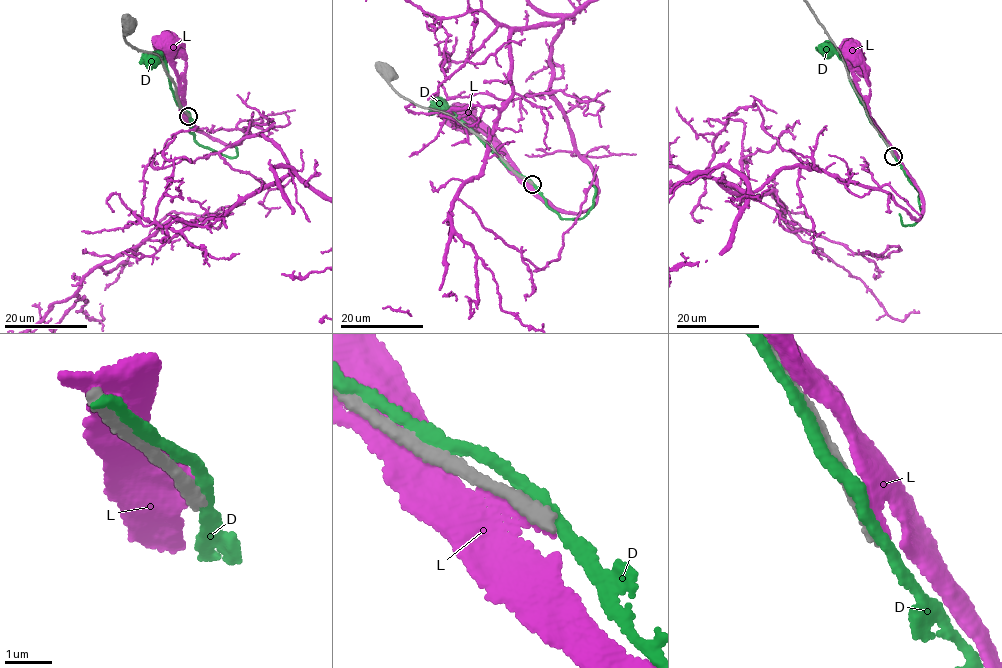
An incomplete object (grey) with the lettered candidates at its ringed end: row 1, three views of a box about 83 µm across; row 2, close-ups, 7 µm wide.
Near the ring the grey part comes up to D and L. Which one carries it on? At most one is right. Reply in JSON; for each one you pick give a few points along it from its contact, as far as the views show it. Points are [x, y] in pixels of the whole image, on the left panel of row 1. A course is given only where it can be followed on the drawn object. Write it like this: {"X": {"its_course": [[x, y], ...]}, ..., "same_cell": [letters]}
{"same_cell": []}

